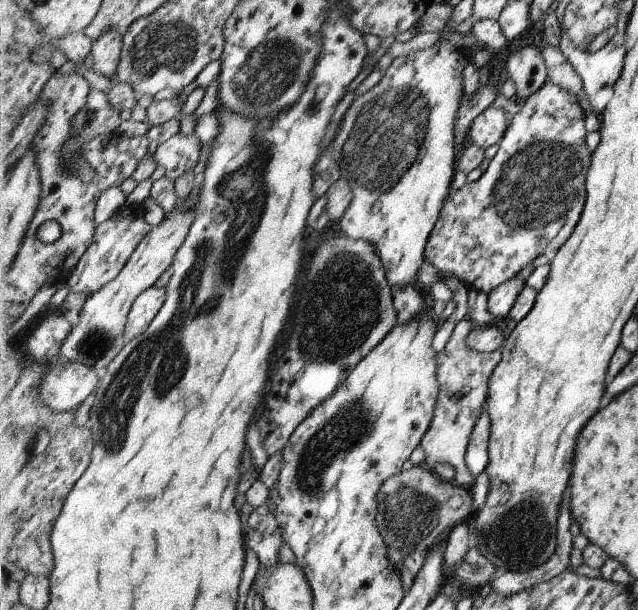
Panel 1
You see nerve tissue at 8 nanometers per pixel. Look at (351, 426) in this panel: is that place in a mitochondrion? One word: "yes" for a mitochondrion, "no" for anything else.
yes

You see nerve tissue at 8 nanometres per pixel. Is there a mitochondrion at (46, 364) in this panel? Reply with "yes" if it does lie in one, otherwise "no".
no

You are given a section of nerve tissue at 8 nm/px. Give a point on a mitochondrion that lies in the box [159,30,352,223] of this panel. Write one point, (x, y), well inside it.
(265, 74)

